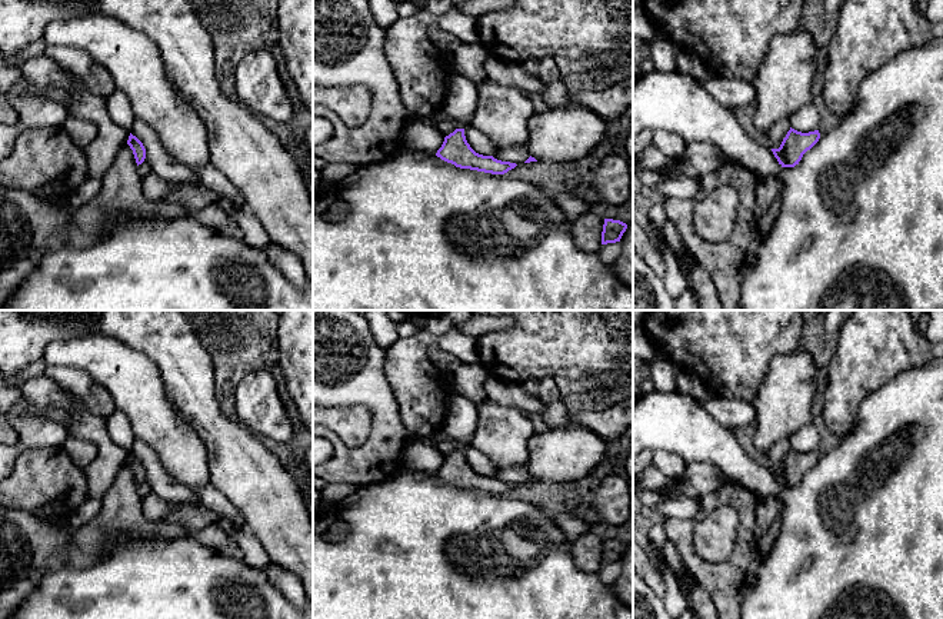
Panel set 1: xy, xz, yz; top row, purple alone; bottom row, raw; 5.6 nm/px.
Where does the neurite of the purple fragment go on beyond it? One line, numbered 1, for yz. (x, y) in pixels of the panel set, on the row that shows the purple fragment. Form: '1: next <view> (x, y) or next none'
1: next none

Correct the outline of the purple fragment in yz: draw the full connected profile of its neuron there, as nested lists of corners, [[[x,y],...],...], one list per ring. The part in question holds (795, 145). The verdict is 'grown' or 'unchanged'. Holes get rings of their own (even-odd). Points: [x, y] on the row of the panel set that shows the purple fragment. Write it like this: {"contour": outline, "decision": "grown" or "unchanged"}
{"contour": [[[790,127],[779,149],[772,149],[782,167],[794,167],[820,139],[819,130],[802,133]]], "decision": "unchanged"}

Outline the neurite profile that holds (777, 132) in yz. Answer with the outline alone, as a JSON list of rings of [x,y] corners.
[[[790,117],[777,120],[769,130],[769,142],[772,149],[779,149],[787,132],[790,130]]]

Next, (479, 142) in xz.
[[[472,124],[466,126],[464,136],[470,147],[479,154],[493,156],[500,150],[487,134],[477,130]]]

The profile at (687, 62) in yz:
[[[680,49],[676,57],[676,69],[699,80],[706,80],[712,71],[696,53]]]

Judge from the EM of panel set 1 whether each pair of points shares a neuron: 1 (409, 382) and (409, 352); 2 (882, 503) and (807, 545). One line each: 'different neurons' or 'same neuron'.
1: same neuron
2: same neuron

